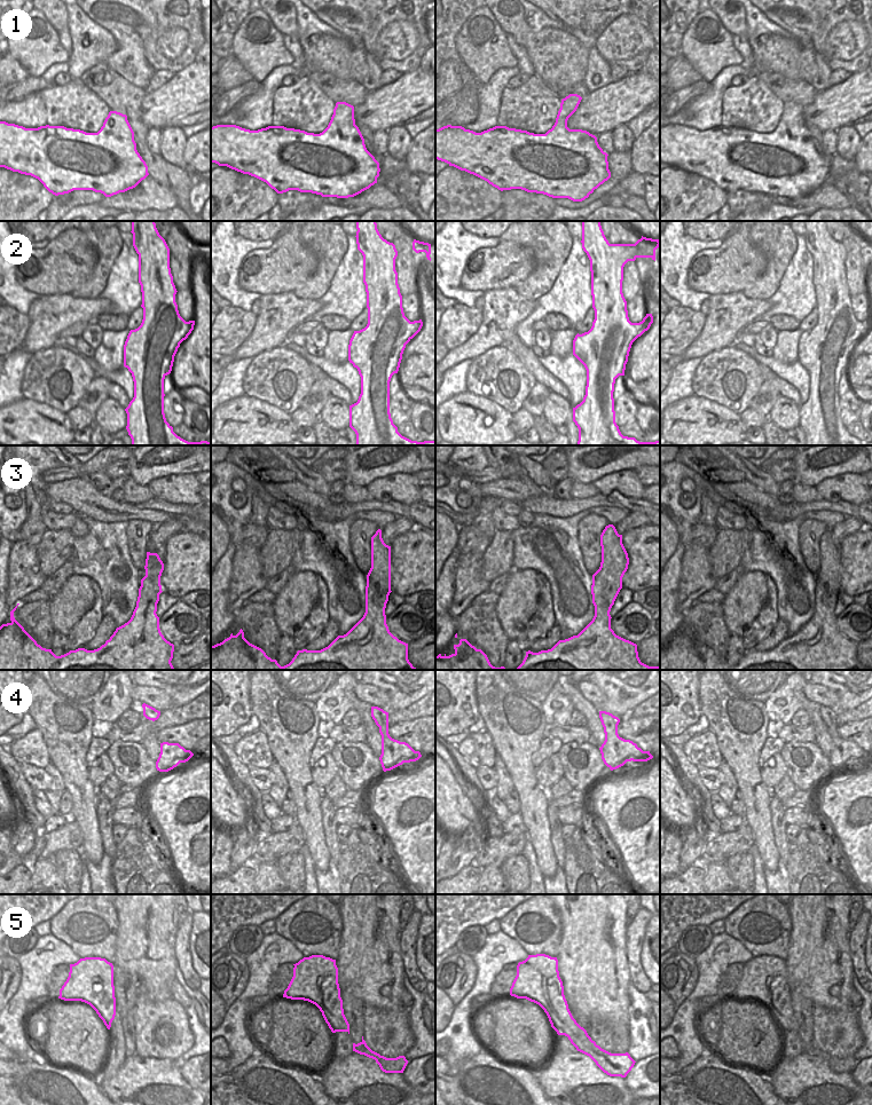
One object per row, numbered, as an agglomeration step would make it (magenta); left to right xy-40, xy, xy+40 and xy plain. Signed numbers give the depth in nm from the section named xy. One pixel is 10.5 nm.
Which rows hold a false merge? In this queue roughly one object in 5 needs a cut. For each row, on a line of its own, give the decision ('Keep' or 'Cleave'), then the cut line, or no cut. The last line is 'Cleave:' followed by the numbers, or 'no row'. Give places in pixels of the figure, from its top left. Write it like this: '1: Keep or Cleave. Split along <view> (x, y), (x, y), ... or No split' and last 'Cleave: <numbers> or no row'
1: Keep. No split
2: Keep. No split
3: Keep. No split
4: Keep. No split
5: Keep. No split
Cleave: no row.

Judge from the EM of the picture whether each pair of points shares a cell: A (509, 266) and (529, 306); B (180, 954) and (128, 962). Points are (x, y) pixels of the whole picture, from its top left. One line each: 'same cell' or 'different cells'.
A: different cells
B: different cells

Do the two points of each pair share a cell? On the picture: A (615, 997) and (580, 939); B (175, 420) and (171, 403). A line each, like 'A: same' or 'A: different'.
A: same
B: same

